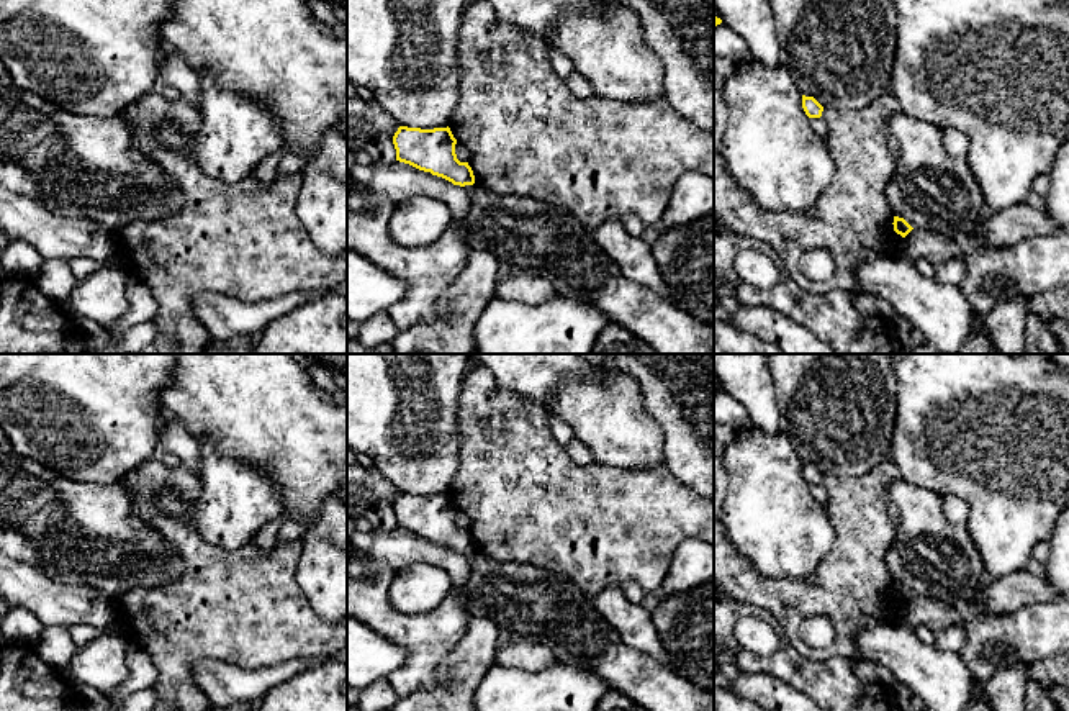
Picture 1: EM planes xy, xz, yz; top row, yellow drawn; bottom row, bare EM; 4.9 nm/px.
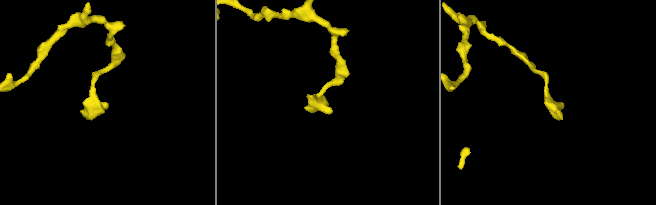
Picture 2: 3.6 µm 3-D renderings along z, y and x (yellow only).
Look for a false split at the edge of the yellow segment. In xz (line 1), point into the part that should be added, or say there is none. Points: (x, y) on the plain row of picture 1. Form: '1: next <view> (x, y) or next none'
1: next none

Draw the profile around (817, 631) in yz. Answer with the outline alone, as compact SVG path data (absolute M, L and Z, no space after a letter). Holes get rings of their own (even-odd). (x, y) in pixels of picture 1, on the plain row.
M817 614L804 621L801 636L809 645L825 649L833 642L835 631L828 618Z

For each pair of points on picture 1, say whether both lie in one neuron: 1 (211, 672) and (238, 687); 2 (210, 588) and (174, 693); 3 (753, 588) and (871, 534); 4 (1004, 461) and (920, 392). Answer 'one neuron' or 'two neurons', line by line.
1: one neuron
2: one neuron
3: one neuron
4: one neuron

